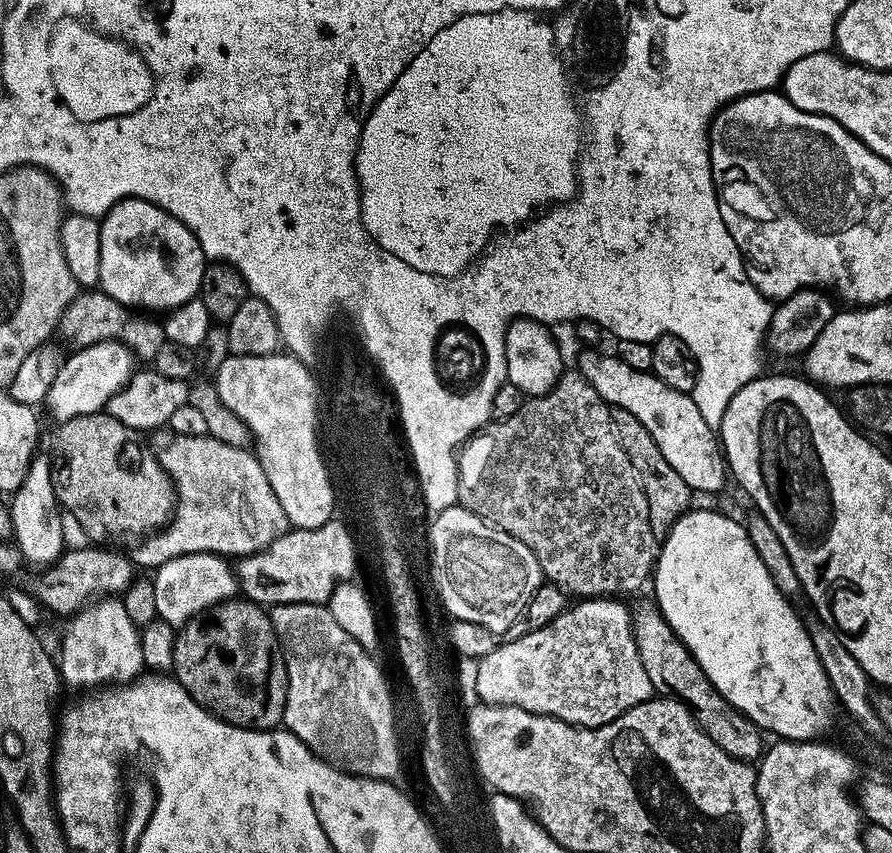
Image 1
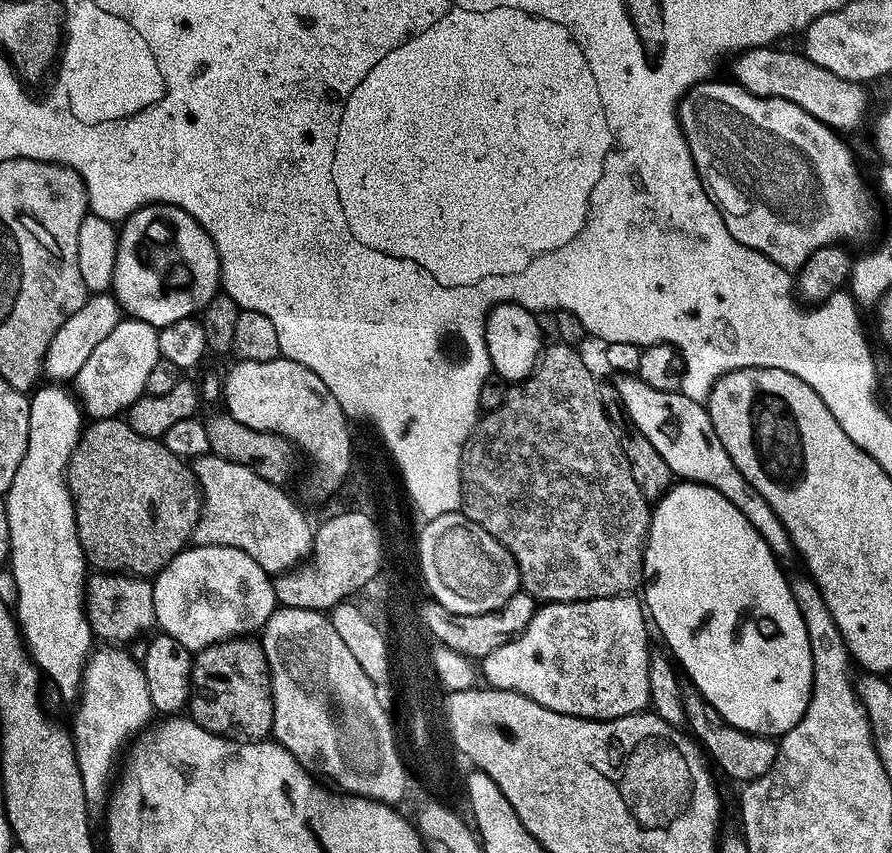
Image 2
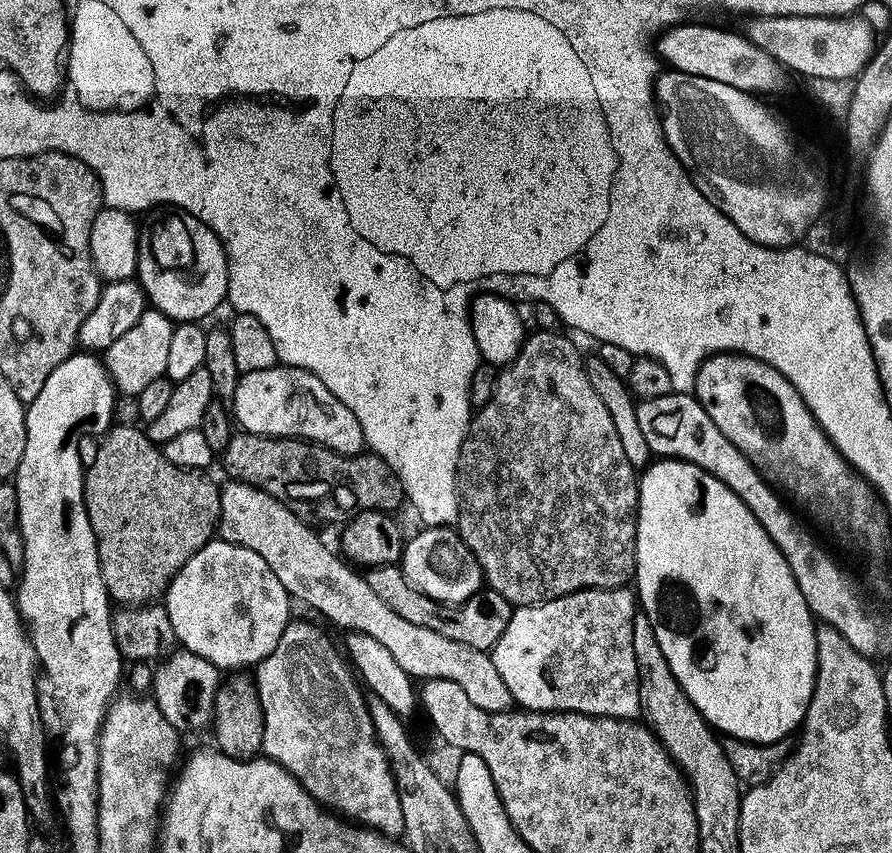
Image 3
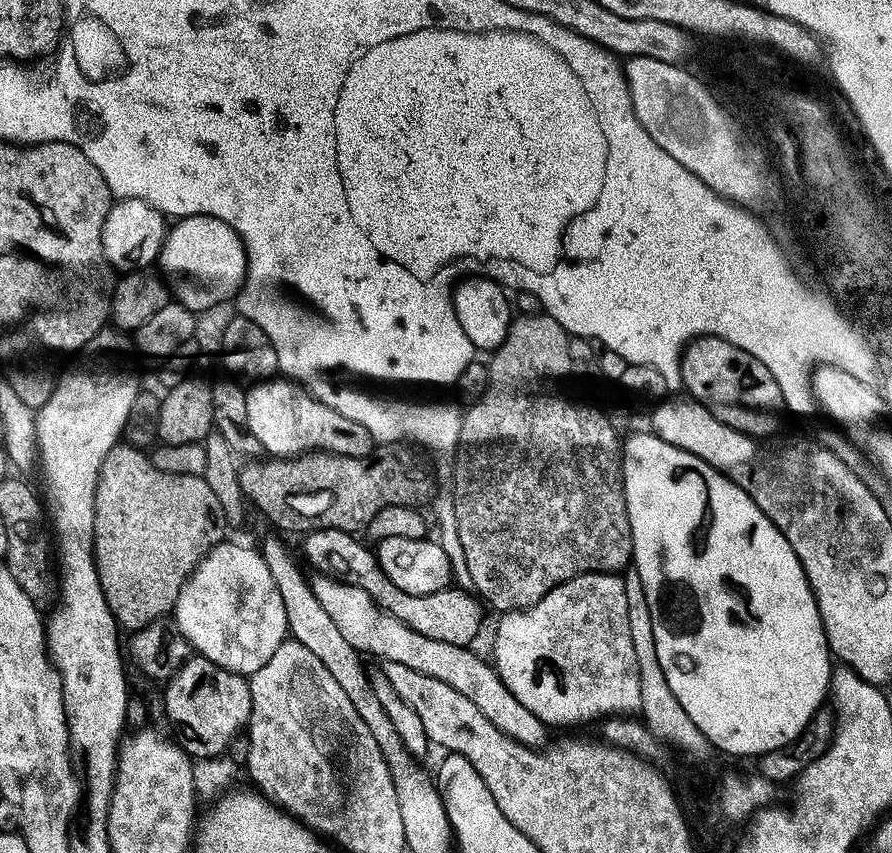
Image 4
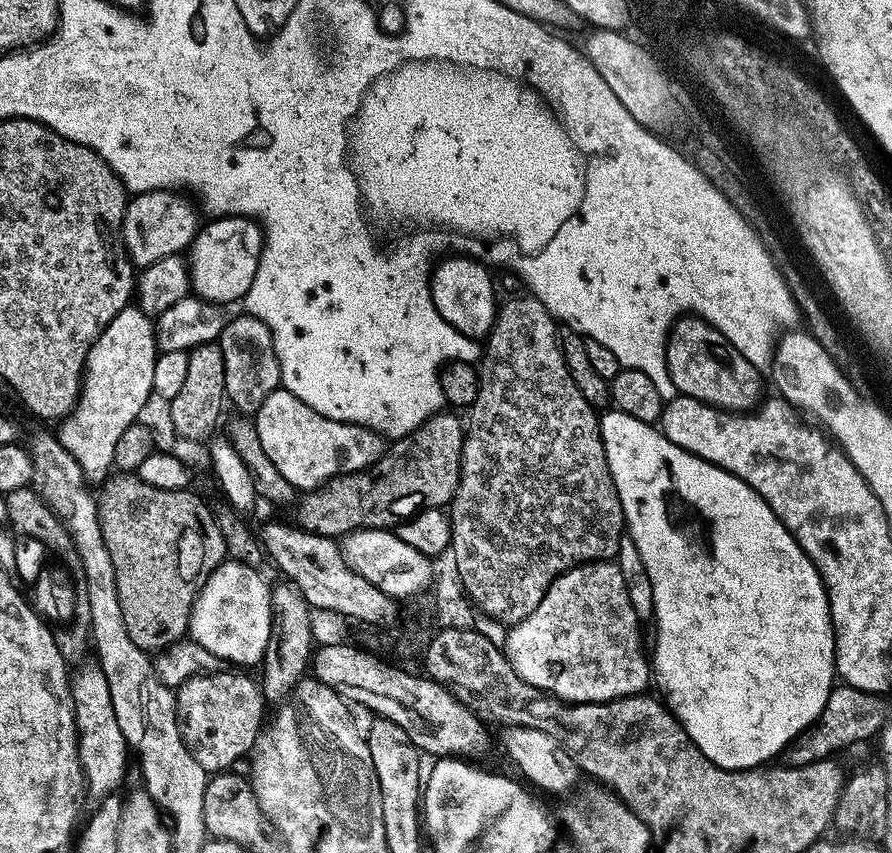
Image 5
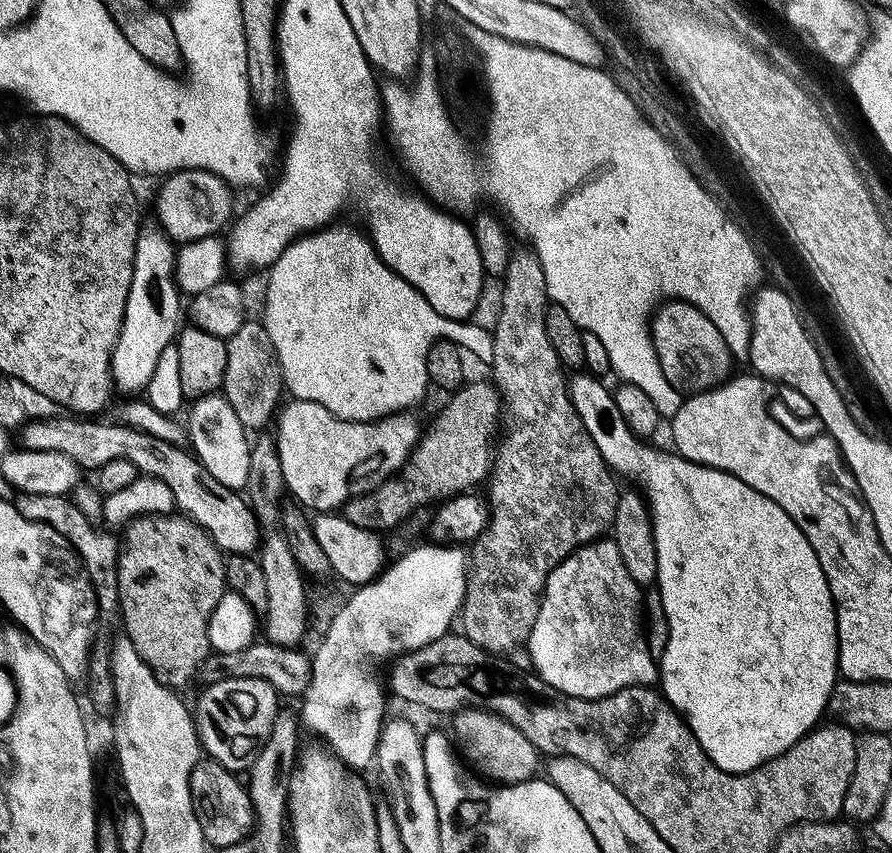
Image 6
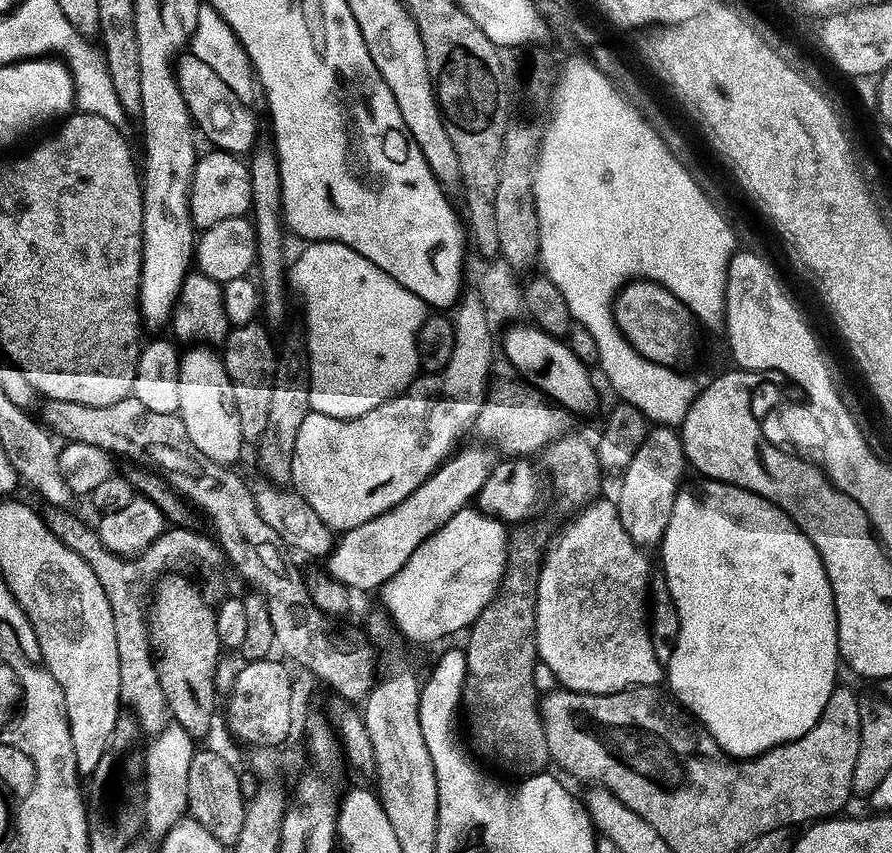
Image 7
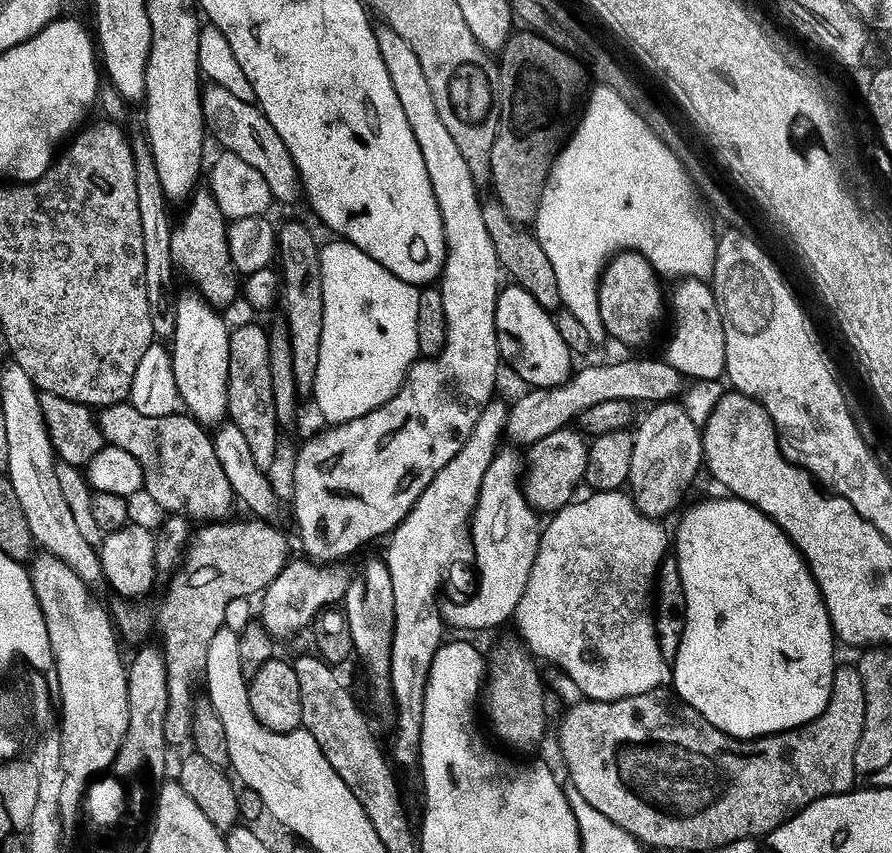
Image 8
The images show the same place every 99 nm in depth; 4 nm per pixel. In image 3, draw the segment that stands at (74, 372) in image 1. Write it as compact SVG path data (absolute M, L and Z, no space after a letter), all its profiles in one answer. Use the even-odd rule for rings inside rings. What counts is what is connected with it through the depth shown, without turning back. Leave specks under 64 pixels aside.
M149 306L145 308L142 318L138 318L138 322L134 322L134 326L130 326L122 338L118 338L118 342L104 349L102 363L108 369L108 376L116 385L117 393L124 395L125 392L128 398L135 398L147 384L154 382L154 378L164 375L166 362L170 359L173 327L173 320Z

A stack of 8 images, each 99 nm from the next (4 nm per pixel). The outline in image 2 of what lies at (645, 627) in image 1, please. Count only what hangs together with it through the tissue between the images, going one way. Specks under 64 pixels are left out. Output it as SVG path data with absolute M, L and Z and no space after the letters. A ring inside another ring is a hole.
M695 690L684 693L684 718L687 729L706 753L707 759L717 769L720 767L730 779L740 780L739 782L757 780L774 766L778 747L775 739L753 736L751 732L743 732L730 726L724 721L722 714L718 714L718 710L714 710L714 706L710 706L710 702L706 702L706 698L702 698Z

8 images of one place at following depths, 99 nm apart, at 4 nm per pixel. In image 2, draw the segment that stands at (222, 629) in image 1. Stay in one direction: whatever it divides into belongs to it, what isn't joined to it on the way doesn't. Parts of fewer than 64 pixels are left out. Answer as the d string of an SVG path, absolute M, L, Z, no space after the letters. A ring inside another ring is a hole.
M235 638L223 640L197 651L192 662L191 696L186 708L191 719L206 730L217 732L219 736L239 738L244 742L265 739L272 731L274 702L272 701L272 675L268 669L263 643L256 638Z

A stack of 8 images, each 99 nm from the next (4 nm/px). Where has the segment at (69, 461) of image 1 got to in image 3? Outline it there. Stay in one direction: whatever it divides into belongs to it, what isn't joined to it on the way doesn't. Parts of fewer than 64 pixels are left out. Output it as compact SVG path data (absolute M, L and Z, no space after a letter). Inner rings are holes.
M117 423L108 429L99 441L100 449L92 456L92 464L87 465L84 473L84 501L90 518L90 530L94 530L96 549L98 550L98 562L102 570L102 582L106 586L109 597L120 606L143 606L159 601L165 595L171 580L175 578L182 566L193 558L198 550L208 544L217 535L220 522L220 488L211 480L207 471L198 468L183 468L167 460L161 445L155 444L148 437L147 431L131 428L128 424Z

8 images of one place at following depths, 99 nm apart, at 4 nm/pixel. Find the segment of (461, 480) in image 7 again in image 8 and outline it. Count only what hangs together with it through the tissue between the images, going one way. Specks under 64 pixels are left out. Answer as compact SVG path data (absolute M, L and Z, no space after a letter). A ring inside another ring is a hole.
M630 358L612 364L579 367L568 382L558 387L527 389L526 394L512 402L504 436L509 445L524 448L552 434L554 430L567 427L595 403L614 400L631 400L638 404L659 403L681 395L685 386L685 377L667 361L658 358ZM298 556L298 559L289 559L278 577L261 593L262 599L262 617L260 623L275 639L286 638L298 630L304 629L311 625L311 620L321 611L321 609L341 603L344 599L344 594L352 579L351 573L348 574L343 565L321 565L310 561L305 557Z

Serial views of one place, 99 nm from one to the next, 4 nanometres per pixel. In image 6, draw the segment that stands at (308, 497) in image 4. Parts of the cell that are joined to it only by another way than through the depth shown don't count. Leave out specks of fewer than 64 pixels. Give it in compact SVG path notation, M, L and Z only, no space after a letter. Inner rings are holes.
M487 379L465 383L447 397L444 409L432 420L432 425L427 425L426 431L416 443L416 449L409 454L407 462L402 465L396 475L391 476L386 482L382 482L373 492L365 492L364 495L355 497L347 505L346 515L352 524L359 528L396 528L407 516L415 514L419 508L427 506L431 500L443 502L451 497L467 493L475 484L483 485L487 481L494 463L494 438L492 431L496 423L502 420L502 401L495 384Z

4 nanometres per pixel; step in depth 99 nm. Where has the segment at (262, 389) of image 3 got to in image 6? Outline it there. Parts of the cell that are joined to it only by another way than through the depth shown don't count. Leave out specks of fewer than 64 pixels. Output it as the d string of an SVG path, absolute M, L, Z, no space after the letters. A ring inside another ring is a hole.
M289 399L279 409L274 420L274 435L278 446L278 460L282 462L285 489L291 499L316 514L332 514L343 509L353 498L373 492L382 482L400 471L408 456L416 449L422 435L422 424L415 411L405 410L383 416L381 420L343 420L318 402Z

